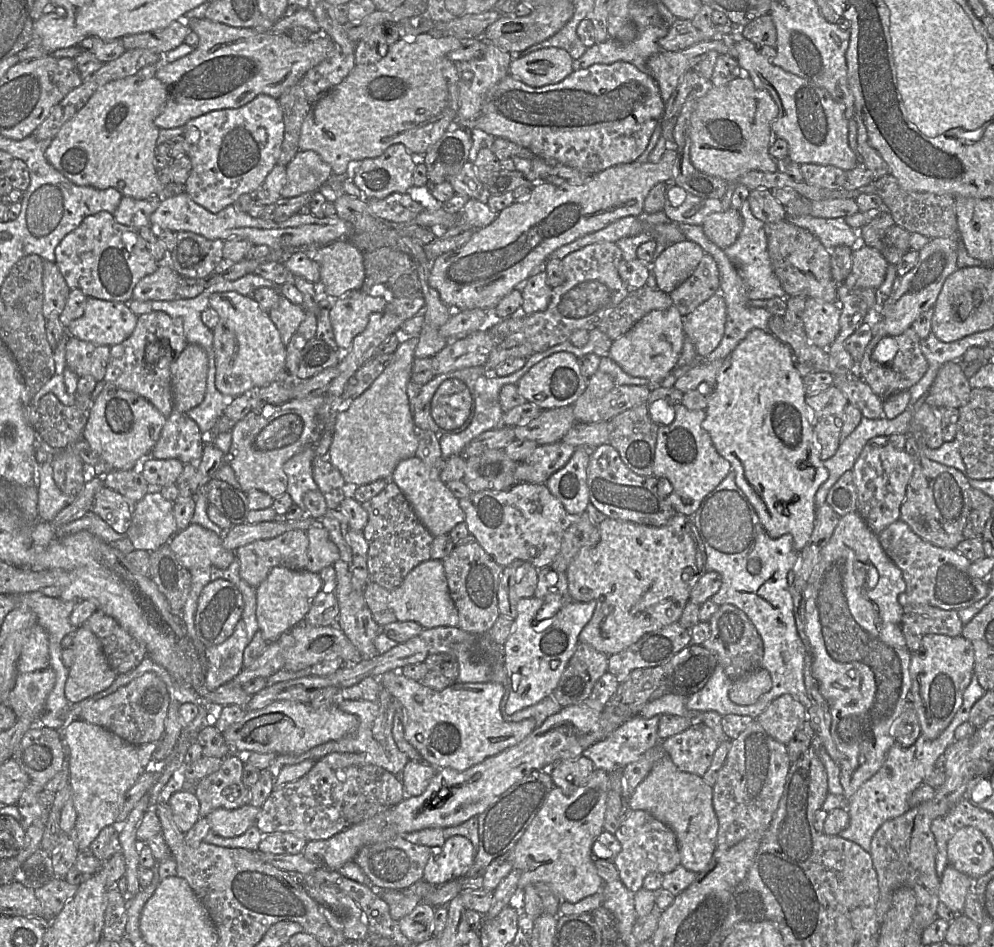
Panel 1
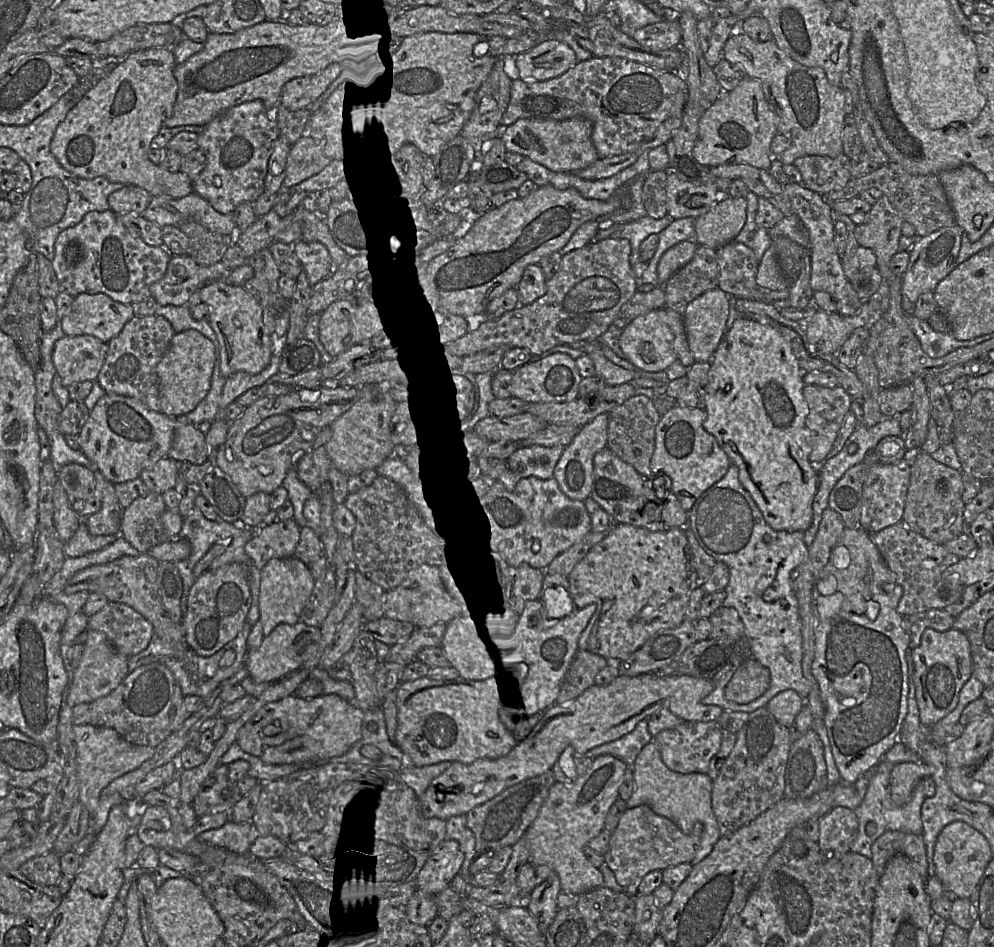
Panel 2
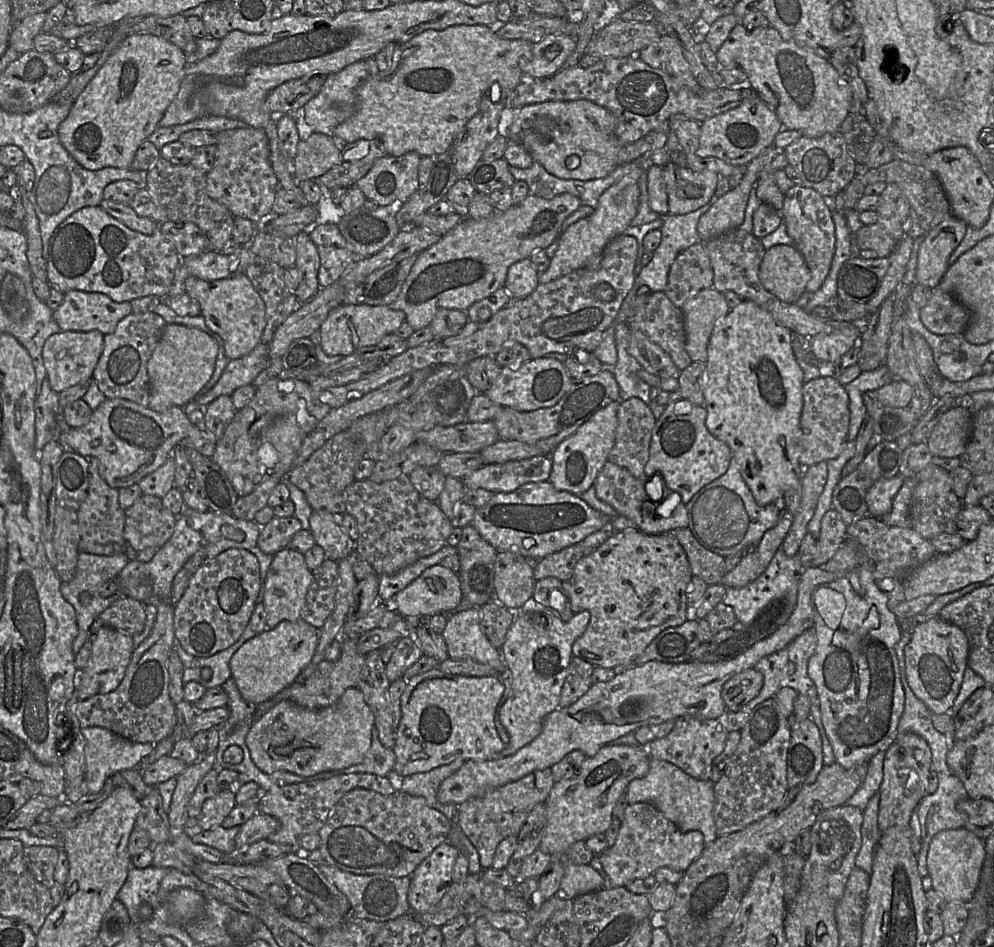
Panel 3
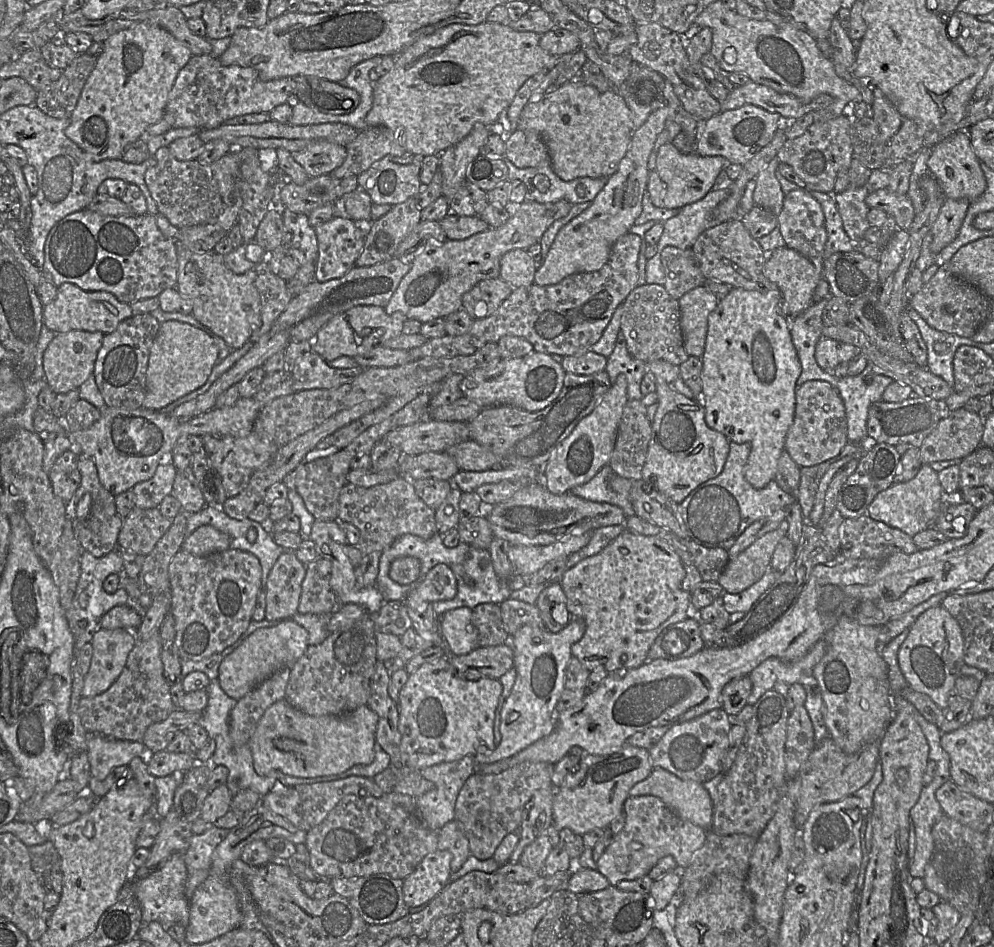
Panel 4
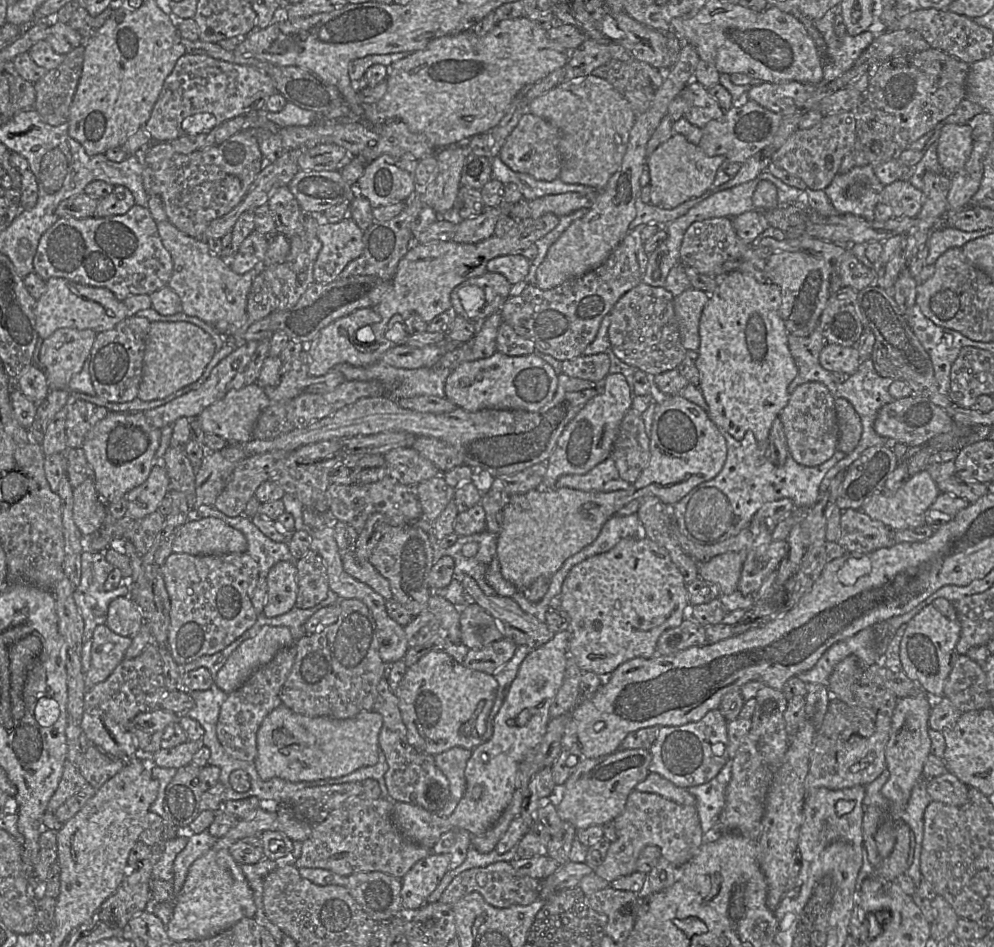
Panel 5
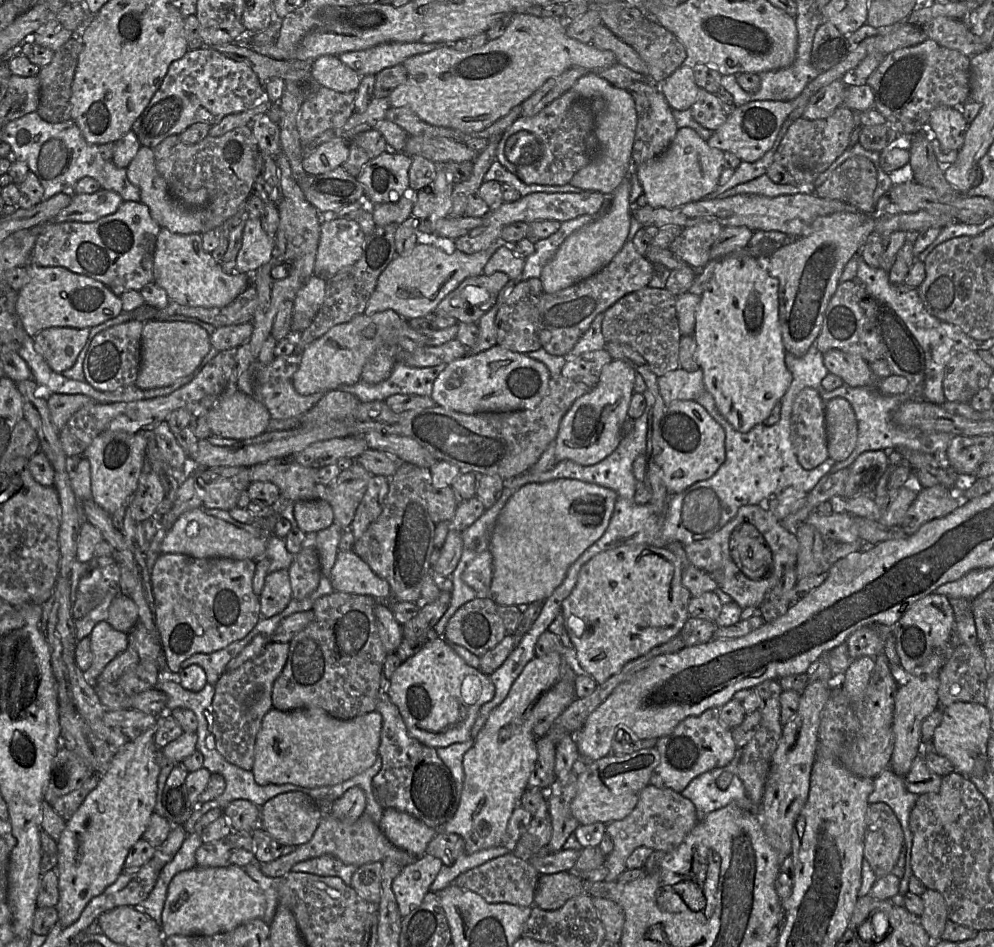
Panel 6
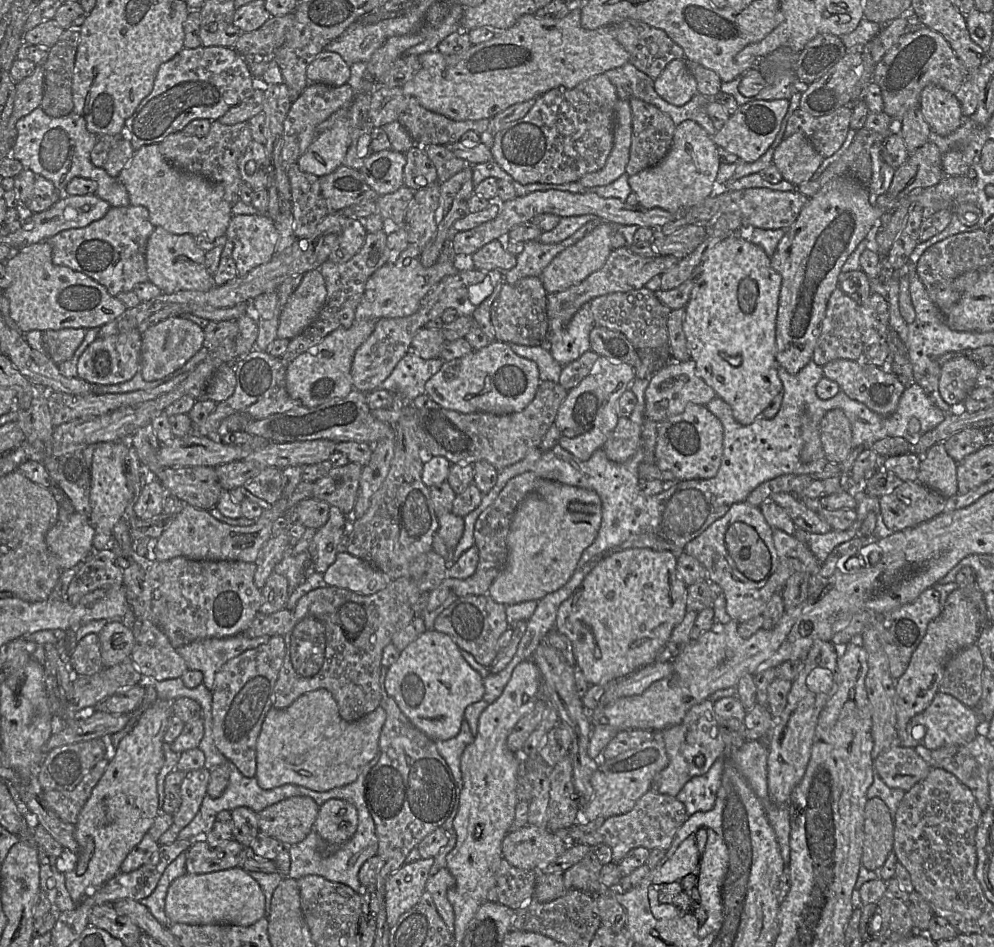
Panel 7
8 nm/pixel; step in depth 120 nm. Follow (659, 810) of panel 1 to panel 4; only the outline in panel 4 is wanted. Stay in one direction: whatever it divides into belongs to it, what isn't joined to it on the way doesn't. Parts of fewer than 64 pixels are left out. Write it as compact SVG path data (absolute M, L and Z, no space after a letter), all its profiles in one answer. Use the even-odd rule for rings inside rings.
M655 767L645 780L629 791L630 797L644 795L660 798L682 819L711 831L713 802L703 784L682 780L663 768Z

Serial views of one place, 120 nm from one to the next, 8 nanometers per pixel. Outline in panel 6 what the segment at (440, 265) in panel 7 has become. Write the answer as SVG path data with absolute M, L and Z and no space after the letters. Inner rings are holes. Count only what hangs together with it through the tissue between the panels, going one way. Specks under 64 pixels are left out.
M420 238L413 249L396 256L380 274L364 313L371 315L392 309L405 319L428 316L435 311L446 295L466 278L482 274L486 263L501 245L506 243L499 239L487 249L474 254L466 254L459 250L448 254L436 246L431 238Z

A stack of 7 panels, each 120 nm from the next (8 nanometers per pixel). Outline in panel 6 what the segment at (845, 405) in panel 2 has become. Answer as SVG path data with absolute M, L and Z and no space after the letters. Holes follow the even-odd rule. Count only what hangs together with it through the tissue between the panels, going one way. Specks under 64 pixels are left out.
M806 387L794 399L790 436L799 464L812 470L828 457L825 407L821 396Z

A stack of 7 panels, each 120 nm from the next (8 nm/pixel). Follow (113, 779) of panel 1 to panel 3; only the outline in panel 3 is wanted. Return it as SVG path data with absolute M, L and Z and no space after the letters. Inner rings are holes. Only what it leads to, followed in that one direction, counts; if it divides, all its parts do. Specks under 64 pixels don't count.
M83 727L82 734L86 741L84 782L88 794L99 792L106 780L114 773L121 770L138 768L143 759L150 755L155 746L155 744L150 742L138 743L129 741L103 727Z

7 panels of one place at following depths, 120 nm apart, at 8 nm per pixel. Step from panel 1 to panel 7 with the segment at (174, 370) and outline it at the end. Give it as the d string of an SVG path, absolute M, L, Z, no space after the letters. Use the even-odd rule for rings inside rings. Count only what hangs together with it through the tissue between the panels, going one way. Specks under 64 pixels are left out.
M182 316L169 317L142 333L140 371L147 382L160 380L183 367L203 346L204 331Z

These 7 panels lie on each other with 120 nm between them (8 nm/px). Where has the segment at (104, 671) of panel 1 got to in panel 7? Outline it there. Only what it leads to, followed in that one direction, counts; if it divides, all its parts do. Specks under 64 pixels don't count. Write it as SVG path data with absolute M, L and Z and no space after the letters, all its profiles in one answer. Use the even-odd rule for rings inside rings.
M109 620L98 636L104 668L131 659L134 645L131 624L126 624L122 620Z

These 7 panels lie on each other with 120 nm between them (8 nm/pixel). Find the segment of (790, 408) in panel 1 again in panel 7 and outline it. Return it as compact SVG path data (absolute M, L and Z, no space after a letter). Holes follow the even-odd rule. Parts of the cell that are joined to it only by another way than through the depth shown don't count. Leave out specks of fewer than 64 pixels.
M735 233L724 238L704 253L702 270L694 279L694 287L685 306L683 330L691 359L696 364L697 375L716 392L717 397L729 404L735 420L742 425L749 425L762 416L763 411L769 406L773 398L783 390L783 384L777 372L777 368L780 365L776 361L776 319L781 282L781 275L772 268L771 258L766 255L765 251L760 246L741 237L739 233Z

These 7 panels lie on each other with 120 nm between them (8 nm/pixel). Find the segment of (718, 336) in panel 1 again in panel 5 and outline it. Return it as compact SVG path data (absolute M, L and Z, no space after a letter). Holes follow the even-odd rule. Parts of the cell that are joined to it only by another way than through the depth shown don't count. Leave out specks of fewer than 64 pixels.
M691 288L674 298L674 311L681 335L681 342L687 351L698 351L699 349L700 318L709 297L710 295L707 293Z

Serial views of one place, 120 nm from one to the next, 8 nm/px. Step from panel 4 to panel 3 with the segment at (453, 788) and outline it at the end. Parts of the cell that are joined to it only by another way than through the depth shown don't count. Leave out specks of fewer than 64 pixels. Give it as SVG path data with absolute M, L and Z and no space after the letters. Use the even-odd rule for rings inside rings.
M463 759L436 767L428 772L415 773L401 778L393 787L396 791L403 791L411 796L424 797L426 804L444 814L450 821L457 816L458 805L454 803L440 803L437 792L440 784L453 775L465 763Z

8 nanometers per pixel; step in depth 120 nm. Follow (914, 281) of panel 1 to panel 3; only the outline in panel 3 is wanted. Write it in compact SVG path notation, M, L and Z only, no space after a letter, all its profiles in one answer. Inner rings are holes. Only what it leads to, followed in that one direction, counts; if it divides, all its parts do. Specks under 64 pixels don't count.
M951 214L925 235L918 252L915 284L931 289L940 284L950 266L949 257L963 240L967 227Z

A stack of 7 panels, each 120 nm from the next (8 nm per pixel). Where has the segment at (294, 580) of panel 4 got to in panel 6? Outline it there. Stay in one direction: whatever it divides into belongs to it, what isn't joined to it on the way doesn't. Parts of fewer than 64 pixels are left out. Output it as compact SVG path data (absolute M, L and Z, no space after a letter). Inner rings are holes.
M281 569L269 573L259 598L263 617L269 618L282 612L292 599L289 570Z

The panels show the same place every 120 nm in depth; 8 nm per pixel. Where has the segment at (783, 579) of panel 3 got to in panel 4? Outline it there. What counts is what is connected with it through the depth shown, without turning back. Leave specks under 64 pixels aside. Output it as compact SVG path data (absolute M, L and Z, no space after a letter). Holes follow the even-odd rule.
M770 567L766 570L763 577L738 594L730 594L723 592L721 598L724 602L724 607L729 614L735 612L747 613L759 597L778 579L779 575Z

